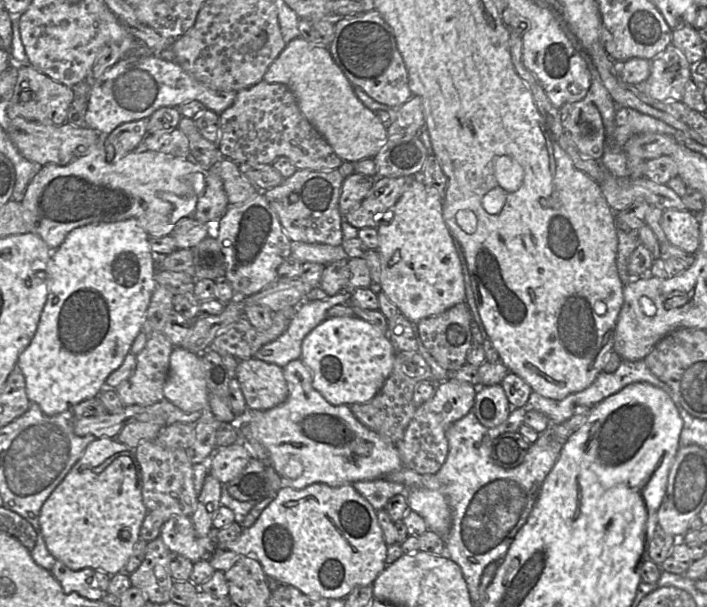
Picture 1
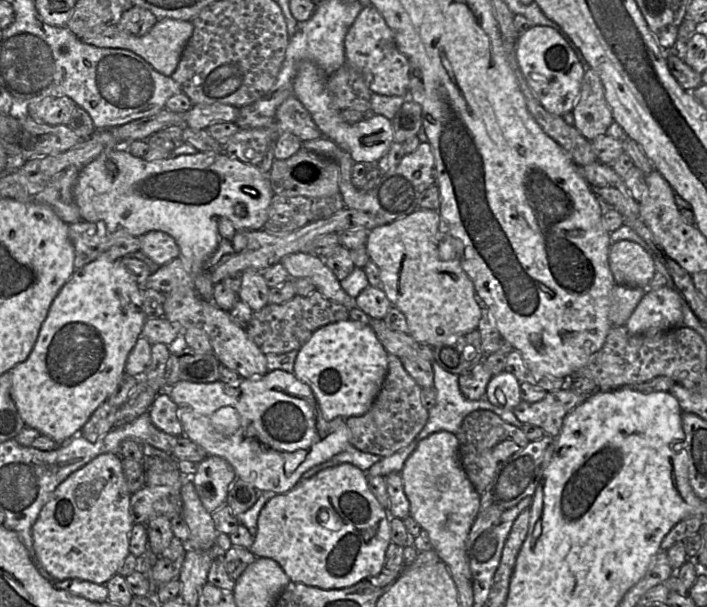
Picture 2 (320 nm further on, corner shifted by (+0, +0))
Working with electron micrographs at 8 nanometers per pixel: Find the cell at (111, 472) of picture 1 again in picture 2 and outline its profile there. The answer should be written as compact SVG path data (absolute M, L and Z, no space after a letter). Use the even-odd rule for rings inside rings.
M106 453L97 456L82 468L73 472L59 486L57 486L50 500L43 506L36 522L32 527L33 545L39 562L43 565L47 572L55 578L55 580L62 581L66 579L80 579L96 584L105 584L107 586L107 582L114 575L118 574L119 568L123 564L127 555L130 553L129 545L131 531L134 526L133 516L130 509L130 500L132 494L128 489L128 485L124 476L122 459L123 458L120 455L113 453Z

